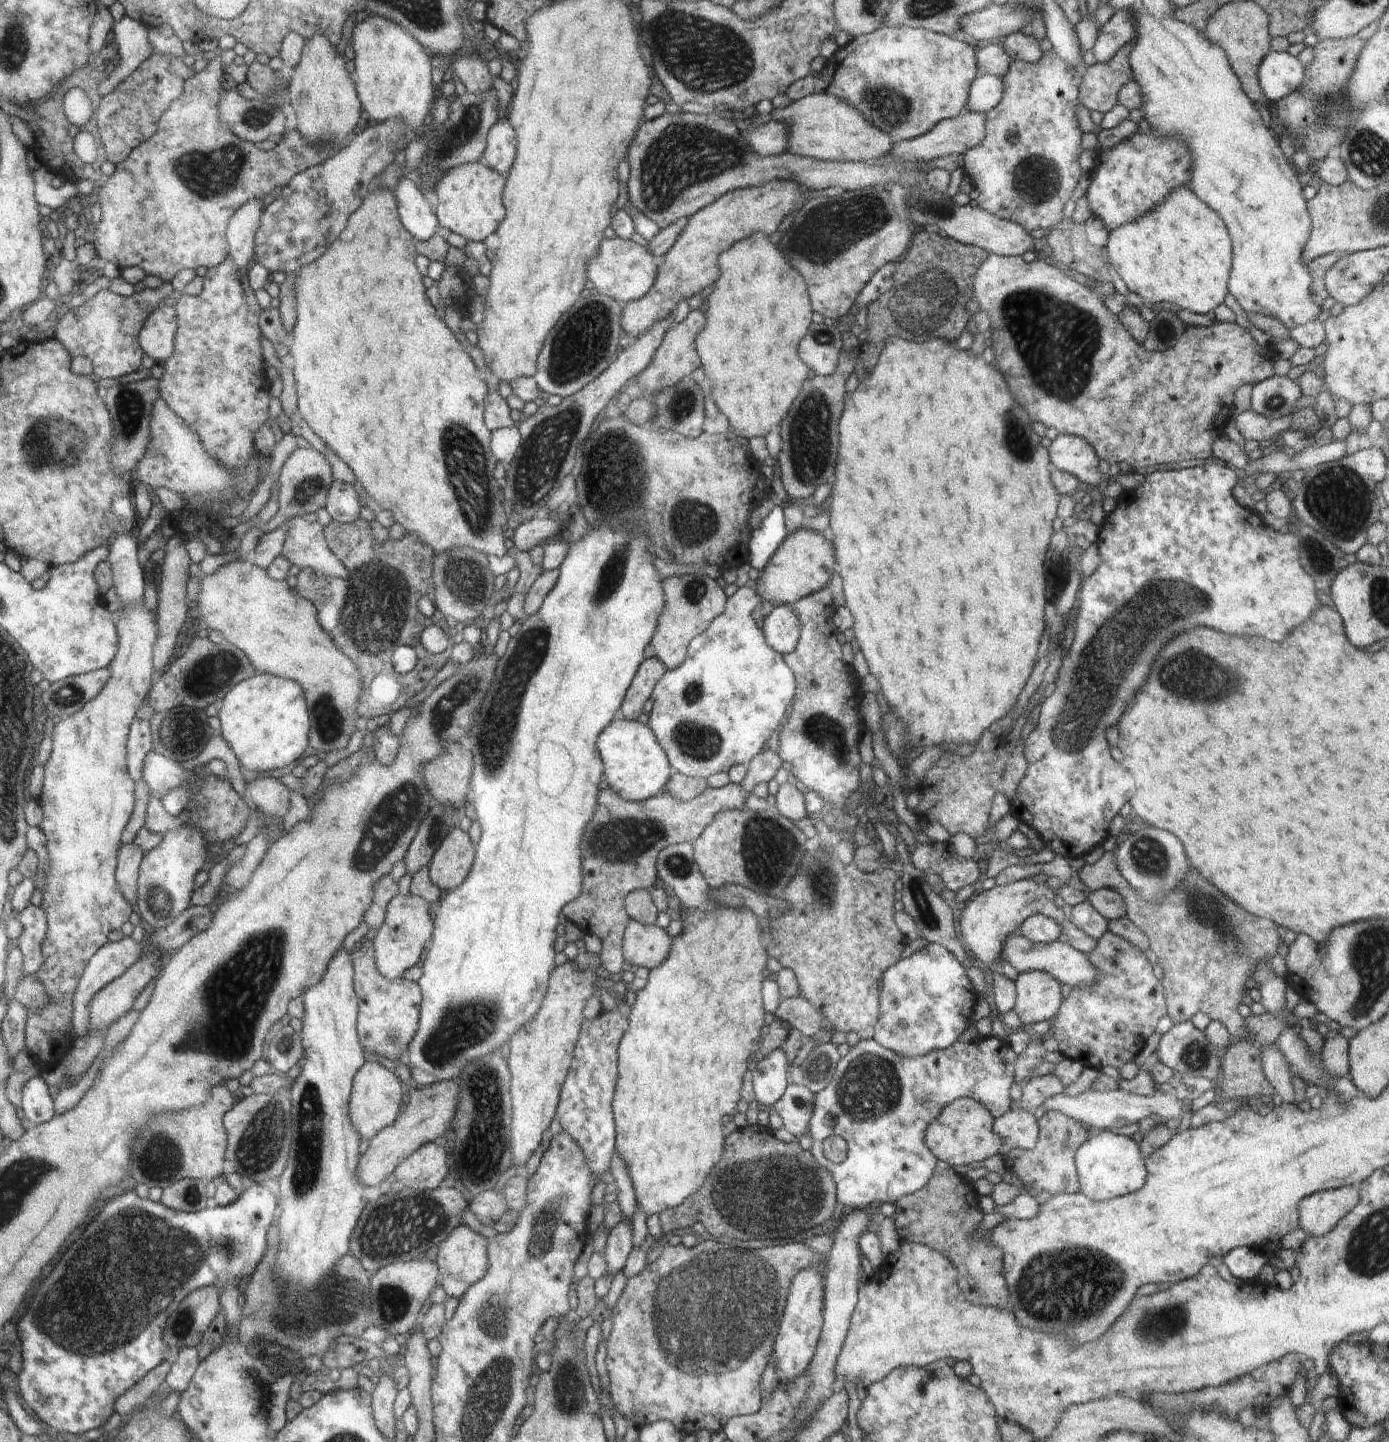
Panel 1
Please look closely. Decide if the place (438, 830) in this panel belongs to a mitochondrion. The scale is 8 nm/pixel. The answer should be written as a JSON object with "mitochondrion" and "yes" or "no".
{"mitochondrion":"yes"}

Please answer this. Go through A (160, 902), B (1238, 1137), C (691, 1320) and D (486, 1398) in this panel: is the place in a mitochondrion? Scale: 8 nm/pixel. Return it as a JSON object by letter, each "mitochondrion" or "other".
{"A":"mitochondrion","B":"other","C":"mitochondrion","D":"mitochondrion"}

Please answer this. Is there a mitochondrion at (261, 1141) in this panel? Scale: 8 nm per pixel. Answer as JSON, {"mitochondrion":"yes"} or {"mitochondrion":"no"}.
{"mitochondrion":"yes"}

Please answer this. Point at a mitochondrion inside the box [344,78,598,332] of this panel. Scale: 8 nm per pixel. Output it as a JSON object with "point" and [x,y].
{"point":[466,127]}

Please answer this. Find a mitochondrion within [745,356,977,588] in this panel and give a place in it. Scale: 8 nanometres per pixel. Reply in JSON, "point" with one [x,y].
{"point":[809,430]}

